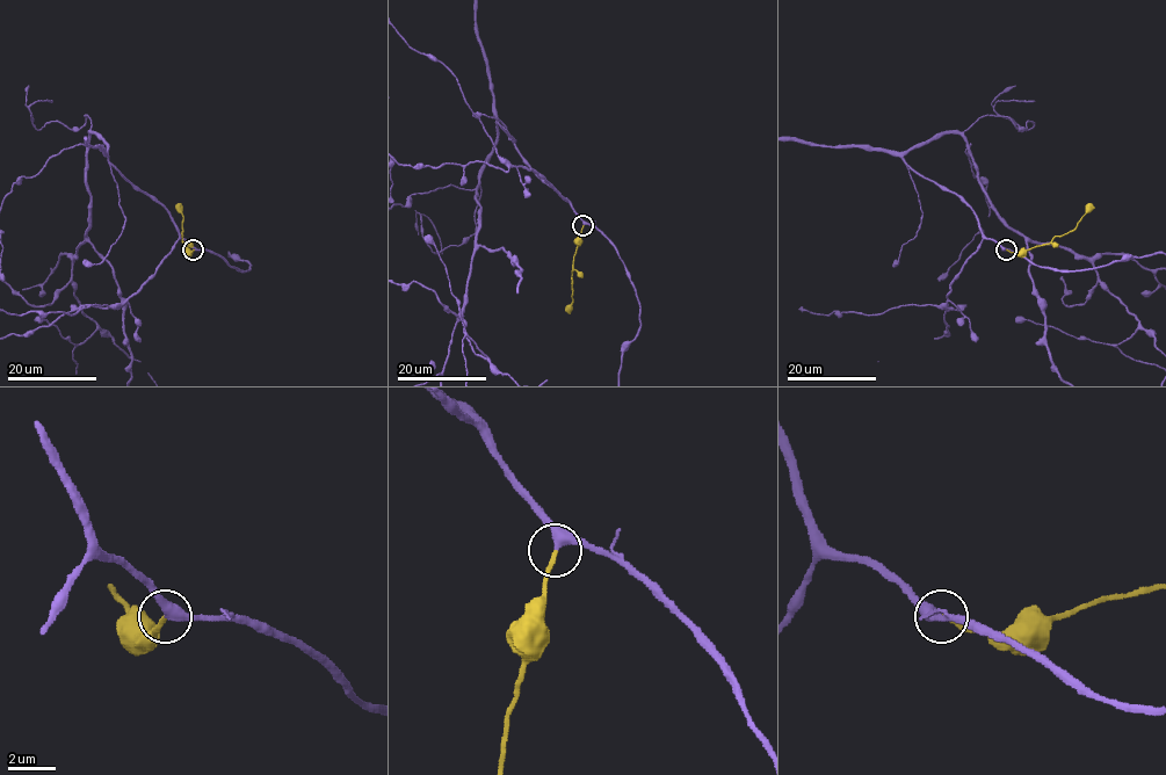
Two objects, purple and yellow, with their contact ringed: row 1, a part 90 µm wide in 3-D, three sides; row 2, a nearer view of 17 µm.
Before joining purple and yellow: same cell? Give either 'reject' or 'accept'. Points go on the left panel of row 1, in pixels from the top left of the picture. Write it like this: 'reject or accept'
accept

